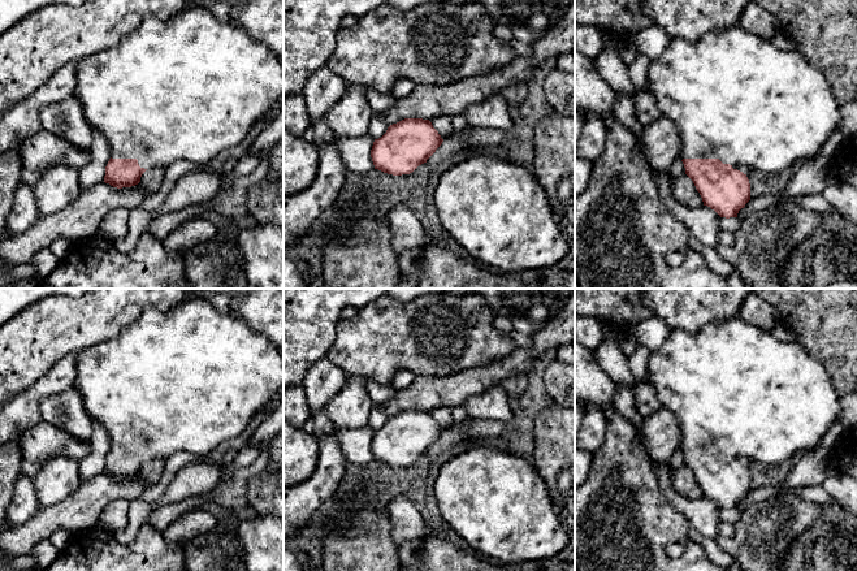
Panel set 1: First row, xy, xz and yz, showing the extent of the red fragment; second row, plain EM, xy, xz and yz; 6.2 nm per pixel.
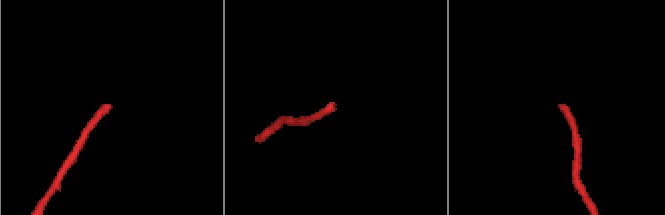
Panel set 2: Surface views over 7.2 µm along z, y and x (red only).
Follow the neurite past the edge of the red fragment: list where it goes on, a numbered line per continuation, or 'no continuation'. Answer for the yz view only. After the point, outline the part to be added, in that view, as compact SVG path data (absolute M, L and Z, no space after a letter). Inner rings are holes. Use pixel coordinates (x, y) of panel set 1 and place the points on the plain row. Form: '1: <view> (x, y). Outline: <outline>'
1: yz (732, 386). Outline: M739 316L722 323L706 324L698 333L689 334L683 329L670 329L665 342L650 351L648 360L649 385L654 389L661 407L668 410L676 419L681 431L679 450L719 450L733 460L748 466L752 462L763 466L775 466L789 460L793 455L818 446L824 432L840 418L839 395L823 364L813 358L798 342L778 339L772 332L761 329L743 321Z

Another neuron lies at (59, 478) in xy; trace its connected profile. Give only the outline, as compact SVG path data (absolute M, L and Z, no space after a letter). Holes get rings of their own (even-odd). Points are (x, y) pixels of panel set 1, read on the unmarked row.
M56 457L40 464L40 471L34 477L35 493L40 509L64 501L81 484L78 460Z

